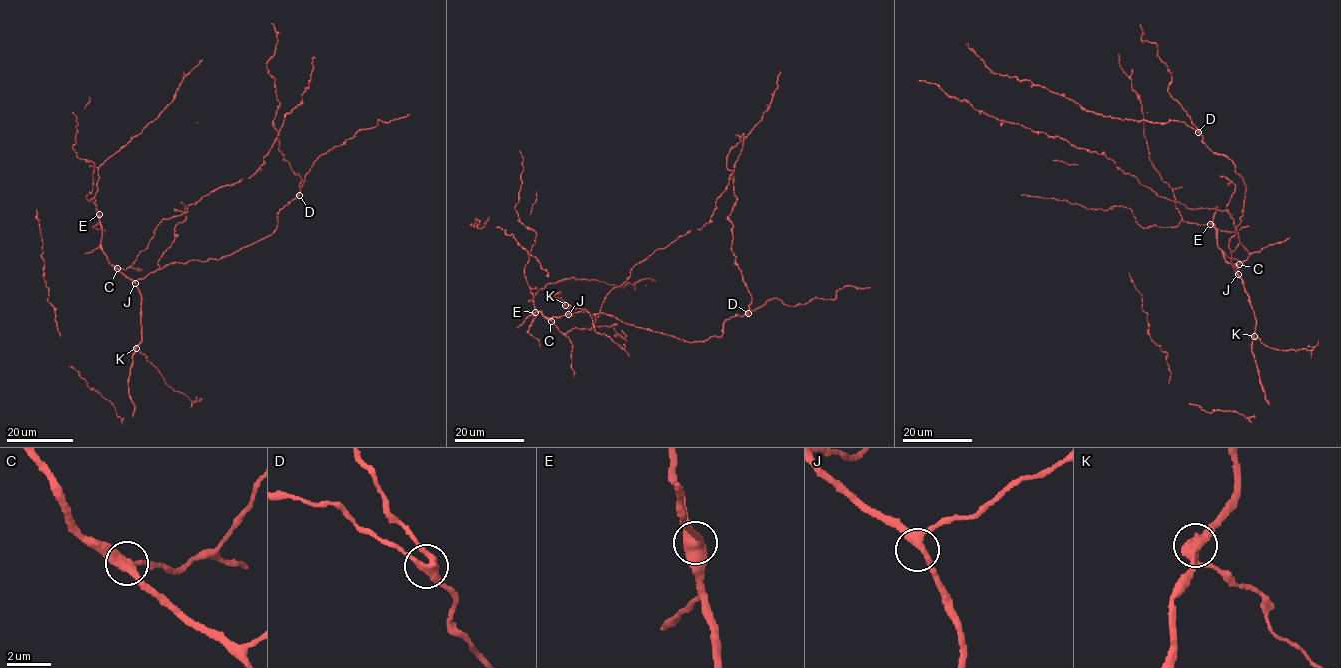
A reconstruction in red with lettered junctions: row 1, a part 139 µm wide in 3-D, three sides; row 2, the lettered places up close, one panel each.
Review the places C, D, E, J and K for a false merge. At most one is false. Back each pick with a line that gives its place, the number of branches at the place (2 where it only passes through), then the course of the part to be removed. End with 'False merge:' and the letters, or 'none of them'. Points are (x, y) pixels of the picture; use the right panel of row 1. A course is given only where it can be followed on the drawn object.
K: Place: (1254, 336). Branches: 3. Course of the part to remove: (1253, 336), (1270, 347), (1296, 352), (1305, 348), (1311, 350), (1318, 341)
False merge: K

